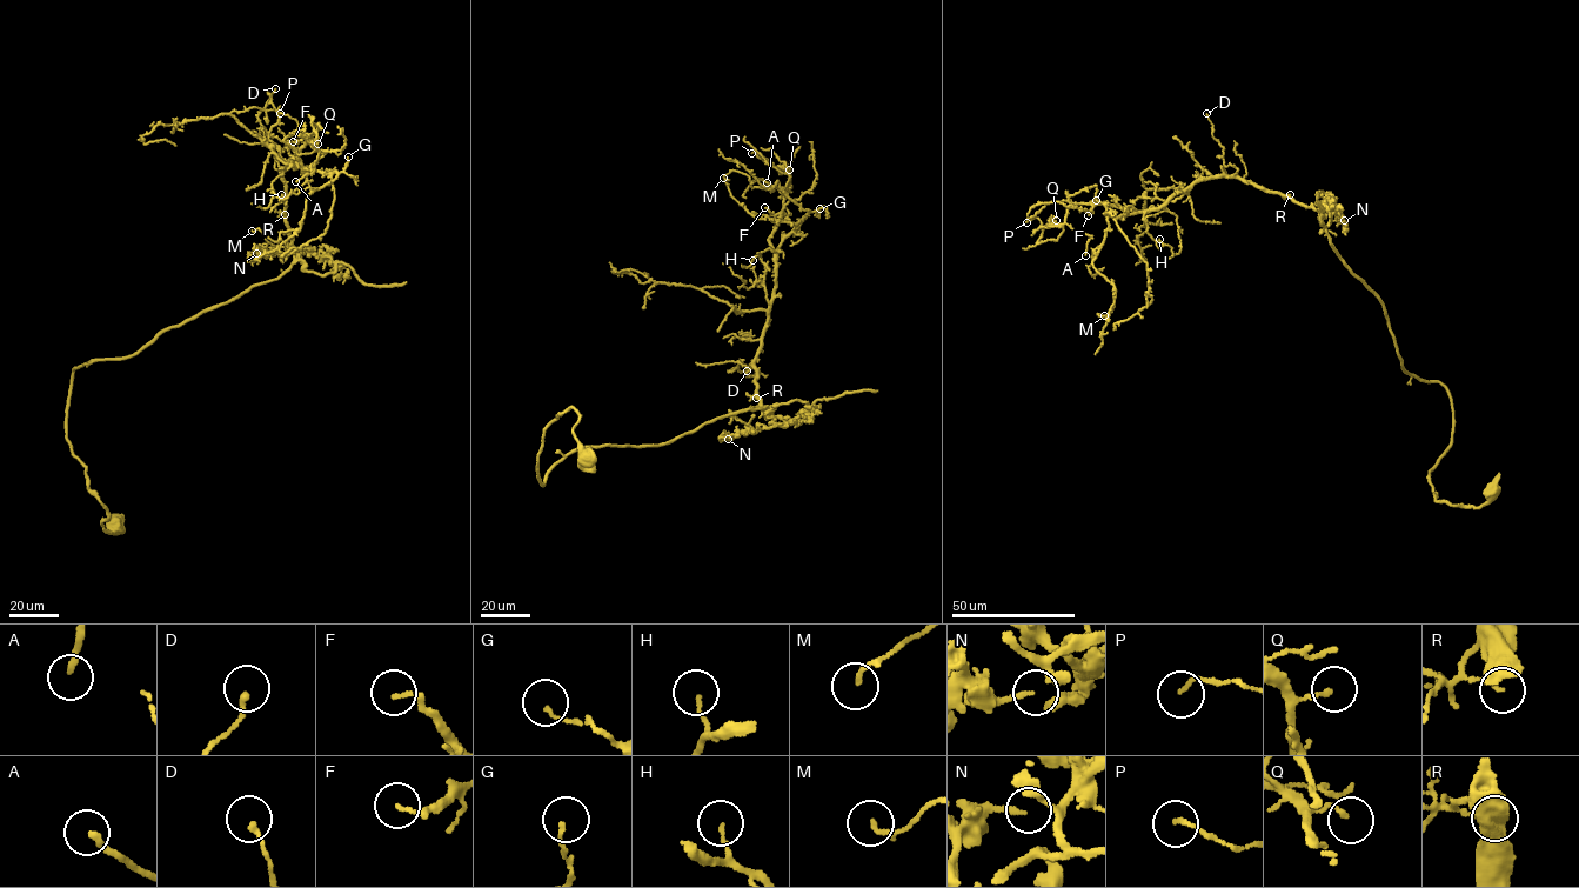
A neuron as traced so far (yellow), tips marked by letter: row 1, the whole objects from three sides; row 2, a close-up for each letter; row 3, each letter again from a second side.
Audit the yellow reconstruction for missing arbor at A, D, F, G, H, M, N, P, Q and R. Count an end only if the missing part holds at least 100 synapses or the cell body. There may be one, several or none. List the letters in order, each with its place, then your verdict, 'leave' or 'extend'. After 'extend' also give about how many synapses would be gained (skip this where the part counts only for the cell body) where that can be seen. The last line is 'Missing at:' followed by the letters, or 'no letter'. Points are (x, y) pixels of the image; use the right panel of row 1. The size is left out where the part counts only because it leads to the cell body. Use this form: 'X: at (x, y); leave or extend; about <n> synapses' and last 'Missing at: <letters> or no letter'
A: at (1085, 255); leave
D: at (1206, 113); leave
F: at (1088, 215); leave
G: at (1096, 200); leave
H: at (1159, 239); leave
M: at (1104, 315); leave
N: at (1344, 220); leave
P: at (1026, 222); leave
Q: at (1056, 220); leave
R: at (1290, 194); leave
Missing at: no letter

